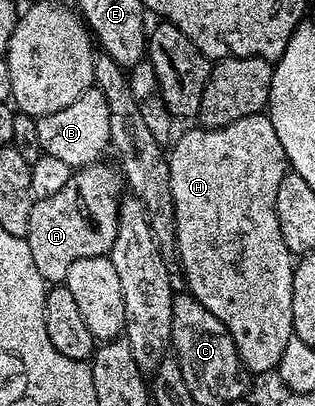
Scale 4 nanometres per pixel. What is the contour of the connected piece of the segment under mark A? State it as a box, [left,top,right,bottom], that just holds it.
[26,161,125,284]

